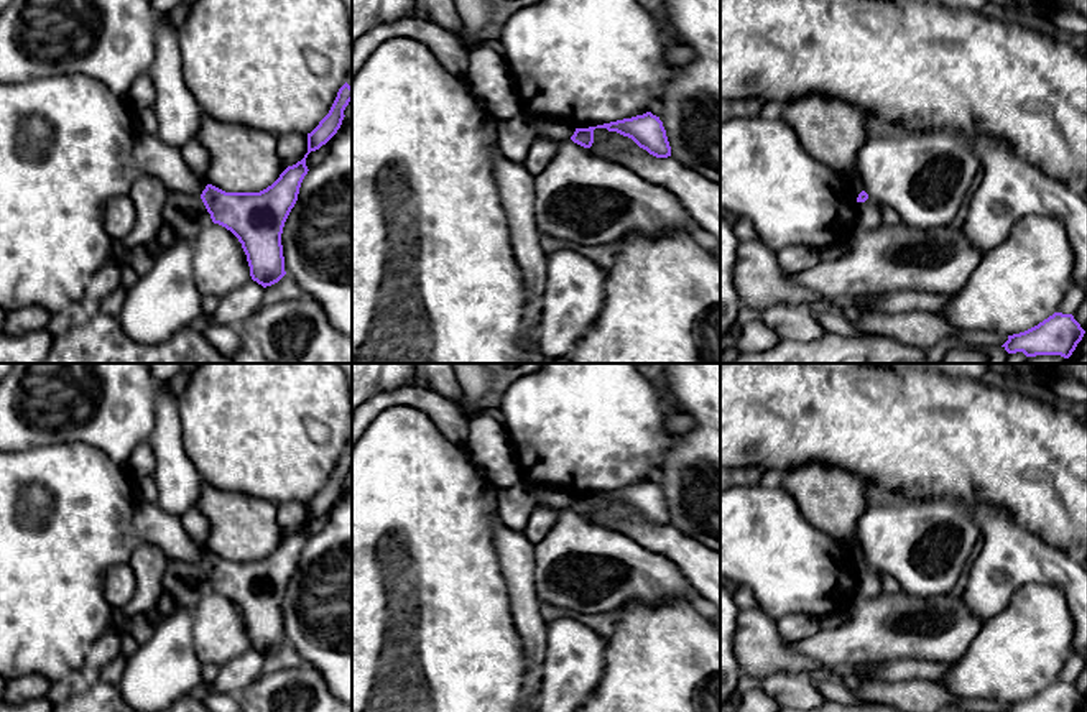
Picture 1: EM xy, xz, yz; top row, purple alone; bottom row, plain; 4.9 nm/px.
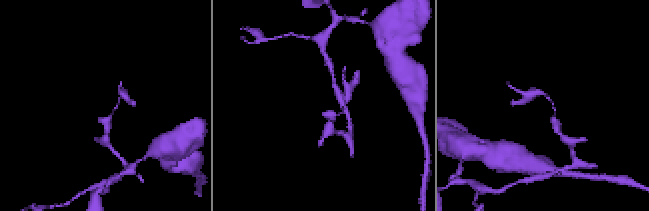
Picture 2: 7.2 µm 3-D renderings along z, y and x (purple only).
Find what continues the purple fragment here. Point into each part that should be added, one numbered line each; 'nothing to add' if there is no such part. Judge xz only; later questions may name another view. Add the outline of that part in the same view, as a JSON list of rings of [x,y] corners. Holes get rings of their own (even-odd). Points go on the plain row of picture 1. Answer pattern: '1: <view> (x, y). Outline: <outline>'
nothing to add

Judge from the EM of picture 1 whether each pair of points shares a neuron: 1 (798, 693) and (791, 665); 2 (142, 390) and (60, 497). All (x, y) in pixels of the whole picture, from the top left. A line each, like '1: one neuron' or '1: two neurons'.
1: two neurons
2: two neurons

